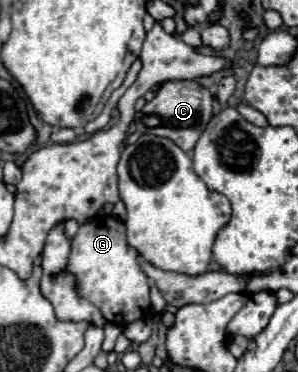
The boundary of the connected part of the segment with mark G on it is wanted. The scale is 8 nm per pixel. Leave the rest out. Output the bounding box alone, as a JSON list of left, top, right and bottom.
[68,216,150,324]

